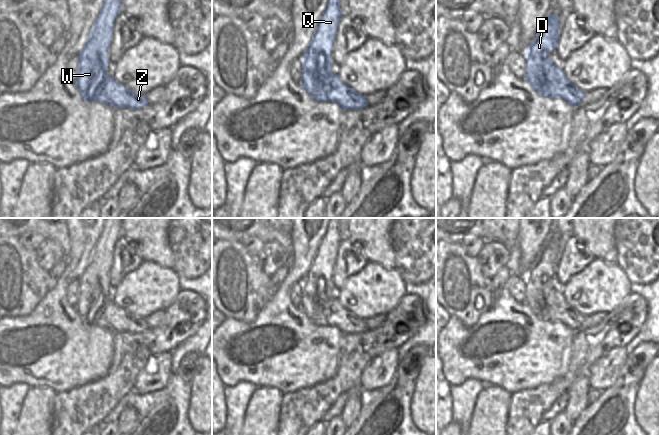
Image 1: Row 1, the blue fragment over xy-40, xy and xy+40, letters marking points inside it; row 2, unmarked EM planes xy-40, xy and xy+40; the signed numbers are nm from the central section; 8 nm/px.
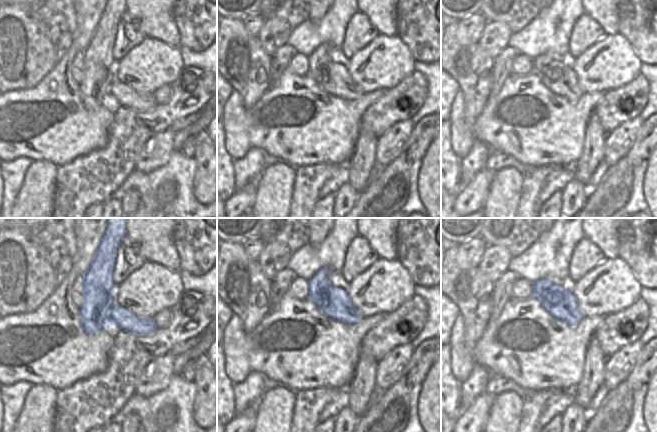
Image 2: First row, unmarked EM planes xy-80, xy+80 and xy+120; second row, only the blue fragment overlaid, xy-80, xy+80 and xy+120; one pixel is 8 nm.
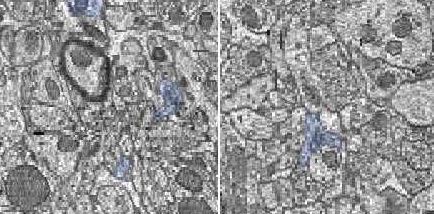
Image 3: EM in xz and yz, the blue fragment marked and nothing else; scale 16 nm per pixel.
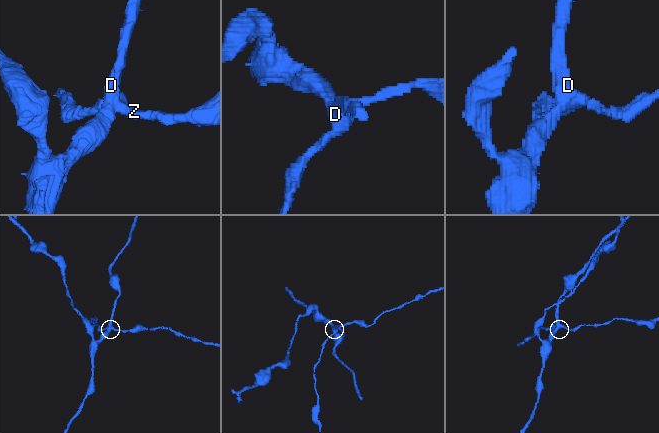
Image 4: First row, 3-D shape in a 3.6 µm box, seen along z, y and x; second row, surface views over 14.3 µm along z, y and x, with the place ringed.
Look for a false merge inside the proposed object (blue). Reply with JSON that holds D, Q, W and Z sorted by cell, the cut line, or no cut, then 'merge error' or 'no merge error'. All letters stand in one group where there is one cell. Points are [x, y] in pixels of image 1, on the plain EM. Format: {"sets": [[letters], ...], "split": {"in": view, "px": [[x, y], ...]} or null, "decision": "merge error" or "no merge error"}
{"sets": [["D", "Q", "W"], ["Z"]], "split": {"in": "xy", "px": [[324, 281], [316, 293], [316, 302], [327, 303], [329, 324]]}, "decision": "merge error"}

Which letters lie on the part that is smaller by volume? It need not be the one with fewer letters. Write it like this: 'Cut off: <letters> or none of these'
Cut off: Z

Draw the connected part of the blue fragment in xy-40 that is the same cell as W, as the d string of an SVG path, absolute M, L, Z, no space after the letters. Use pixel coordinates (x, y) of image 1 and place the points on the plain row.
M105 218L102 233L92 251L88 265L78 279L78 303L76 311L83 324L87 326L99 326L110 328L110 325L103 316L104 307L110 301L108 299L108 289L110 283L108 275L112 267L112 257L114 255L114 245L122 236L122 218Z

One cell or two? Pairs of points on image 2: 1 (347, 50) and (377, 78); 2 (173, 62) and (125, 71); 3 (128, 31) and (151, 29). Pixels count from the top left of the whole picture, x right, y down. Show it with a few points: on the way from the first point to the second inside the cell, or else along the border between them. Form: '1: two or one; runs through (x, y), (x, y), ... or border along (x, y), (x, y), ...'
1: two; border along (371, 41), (348, 59)
2: one; runs through (161, 63), (137, 69)
3: two; border along (127, 13), (135, 16), (140, 21), (145, 37)

